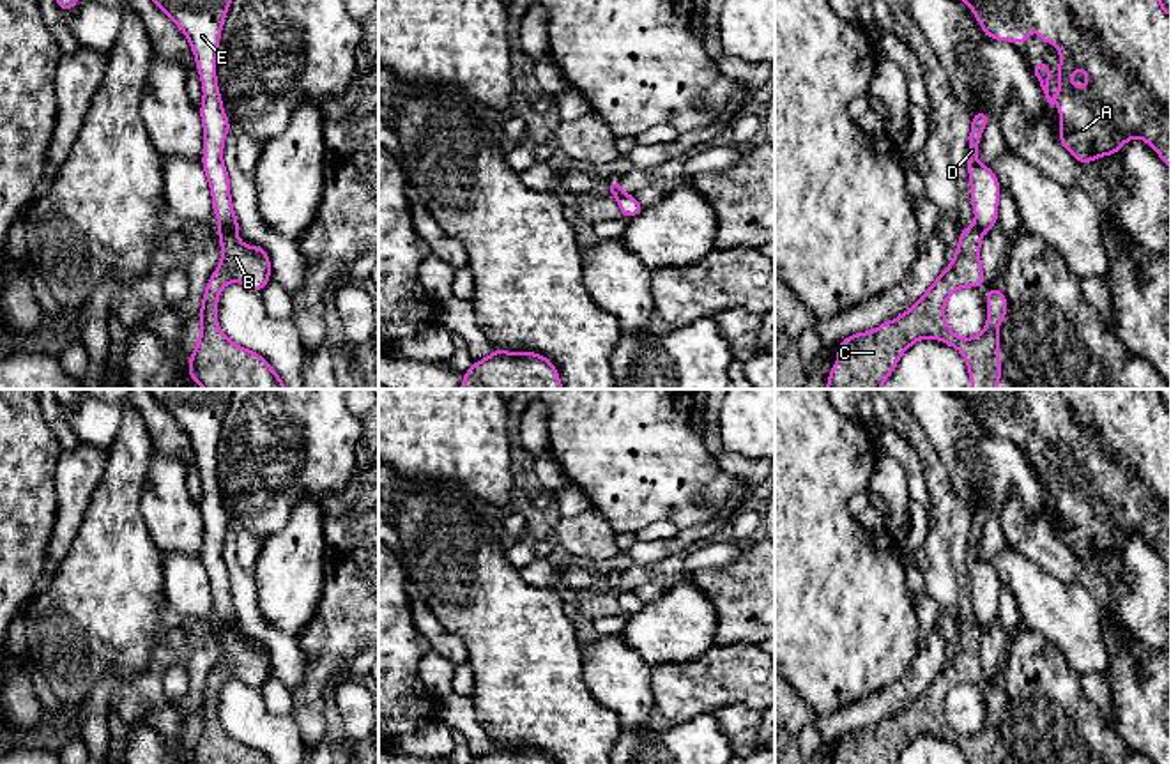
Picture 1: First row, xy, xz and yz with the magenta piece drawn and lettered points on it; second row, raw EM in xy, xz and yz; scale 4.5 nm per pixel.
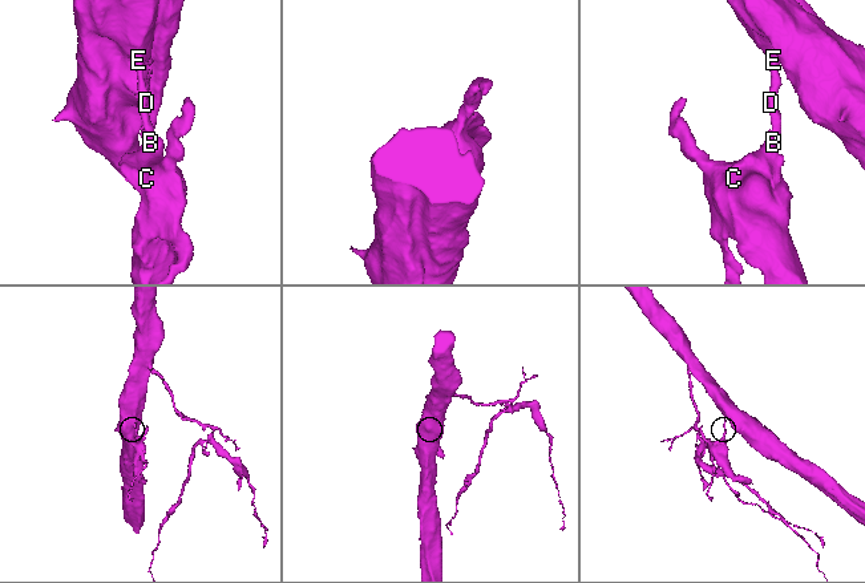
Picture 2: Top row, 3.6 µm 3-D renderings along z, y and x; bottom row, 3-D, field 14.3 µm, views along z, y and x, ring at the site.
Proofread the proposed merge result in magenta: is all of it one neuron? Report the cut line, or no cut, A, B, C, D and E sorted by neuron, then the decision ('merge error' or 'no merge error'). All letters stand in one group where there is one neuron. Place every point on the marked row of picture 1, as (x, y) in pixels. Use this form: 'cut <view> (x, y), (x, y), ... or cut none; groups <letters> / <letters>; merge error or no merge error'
cut xy (220, 225), (236, 236); groups A D E / B C; merge error

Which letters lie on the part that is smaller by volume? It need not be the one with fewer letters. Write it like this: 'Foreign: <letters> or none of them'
Foreign: B, C

